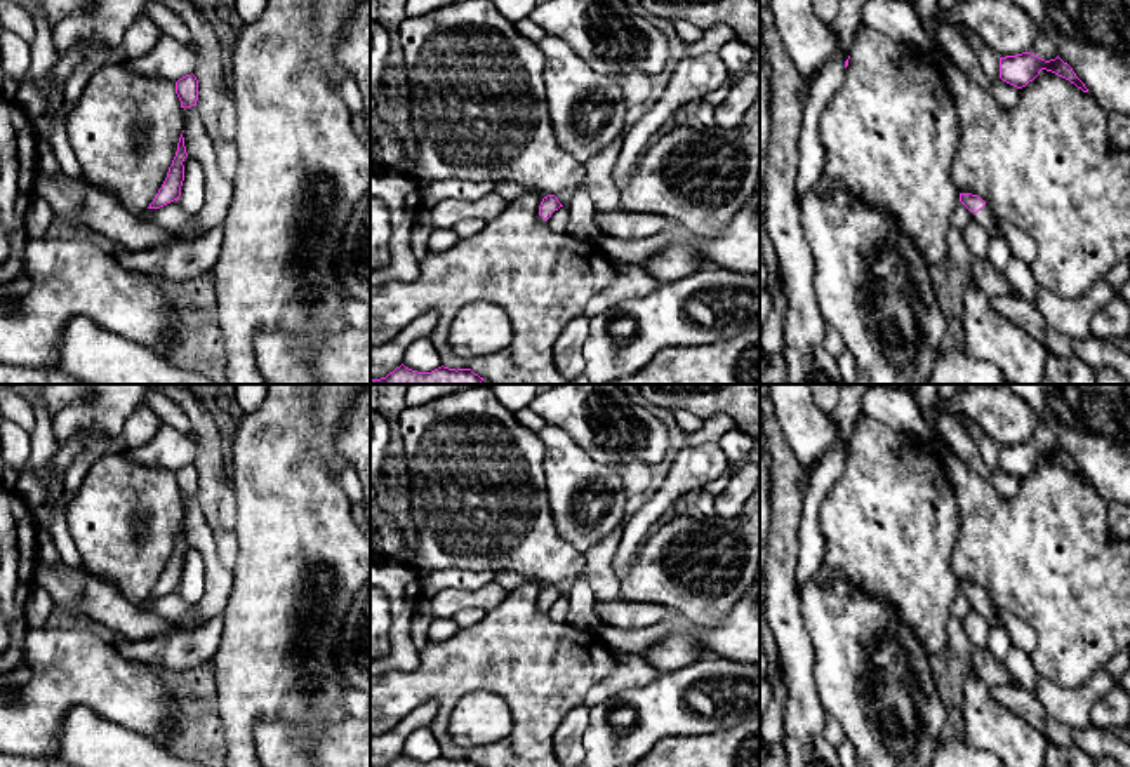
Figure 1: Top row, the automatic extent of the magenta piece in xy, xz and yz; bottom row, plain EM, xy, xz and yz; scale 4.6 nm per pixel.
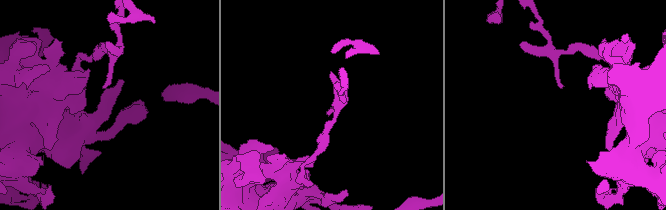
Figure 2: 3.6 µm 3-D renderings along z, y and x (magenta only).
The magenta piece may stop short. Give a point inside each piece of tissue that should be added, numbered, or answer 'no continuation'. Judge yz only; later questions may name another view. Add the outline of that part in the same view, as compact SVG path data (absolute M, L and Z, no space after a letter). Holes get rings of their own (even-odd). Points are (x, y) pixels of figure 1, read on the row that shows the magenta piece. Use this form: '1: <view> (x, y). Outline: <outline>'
1: yz (1021, 244). Outline: M984 205L977 214L975 221L980 223L989 235L1000 235L1007 240L1012 256L1031 263L1036 257L1038 247L1034 240L1017 226L1000 217L991 207Z

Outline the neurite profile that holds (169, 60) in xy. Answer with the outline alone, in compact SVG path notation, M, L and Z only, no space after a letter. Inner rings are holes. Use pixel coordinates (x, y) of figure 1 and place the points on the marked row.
M160 35L158 43L144 56L129 63L129 68L143 77L165 78L177 82L191 75L196 64L196 47L193 42L179 43L177 40Z

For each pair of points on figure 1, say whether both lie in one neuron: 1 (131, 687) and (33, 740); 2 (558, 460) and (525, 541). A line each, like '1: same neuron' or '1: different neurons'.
1: same neuron
2: different neurons

